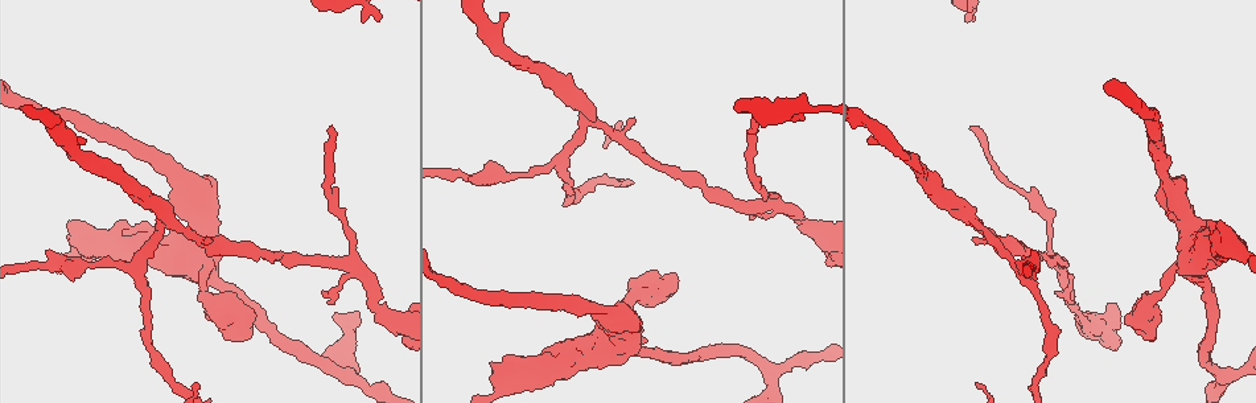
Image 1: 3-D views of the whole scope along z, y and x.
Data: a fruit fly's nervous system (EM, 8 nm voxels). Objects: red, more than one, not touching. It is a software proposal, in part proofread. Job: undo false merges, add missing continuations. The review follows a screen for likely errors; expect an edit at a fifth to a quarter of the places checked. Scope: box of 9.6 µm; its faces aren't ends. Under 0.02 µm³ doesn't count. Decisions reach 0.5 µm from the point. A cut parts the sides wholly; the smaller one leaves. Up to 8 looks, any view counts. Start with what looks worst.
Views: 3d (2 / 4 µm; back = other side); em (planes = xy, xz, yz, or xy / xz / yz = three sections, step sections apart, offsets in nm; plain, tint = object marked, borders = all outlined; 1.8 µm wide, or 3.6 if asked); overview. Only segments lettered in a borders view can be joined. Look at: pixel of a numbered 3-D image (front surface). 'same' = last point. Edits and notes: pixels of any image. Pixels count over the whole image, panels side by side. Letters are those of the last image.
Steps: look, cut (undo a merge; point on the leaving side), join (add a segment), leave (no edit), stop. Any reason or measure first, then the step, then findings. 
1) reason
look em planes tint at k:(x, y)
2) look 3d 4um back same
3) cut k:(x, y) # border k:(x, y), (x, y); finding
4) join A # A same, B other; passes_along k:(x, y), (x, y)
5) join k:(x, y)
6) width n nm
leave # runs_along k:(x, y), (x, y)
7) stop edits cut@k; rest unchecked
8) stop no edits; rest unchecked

free end
look em planes borders at 1:(868, 138)

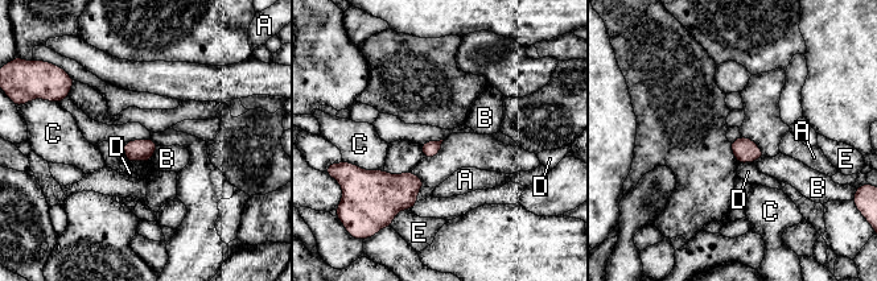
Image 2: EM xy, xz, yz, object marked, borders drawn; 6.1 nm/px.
leave # A other, B other, C other, D other, E other; border 2:(159, 145), (149, 161); none of them fits

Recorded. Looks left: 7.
sharp bend
look 3d 4um at 1:(1210, 255)

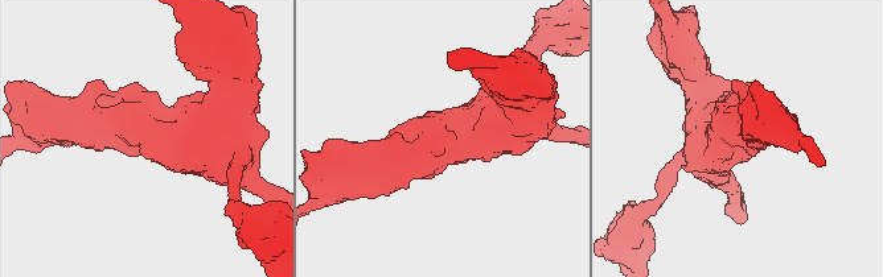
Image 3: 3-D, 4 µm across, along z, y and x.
shape alone is not enough
look em 3.6um xy step 16 tint at 3:(737, 131)

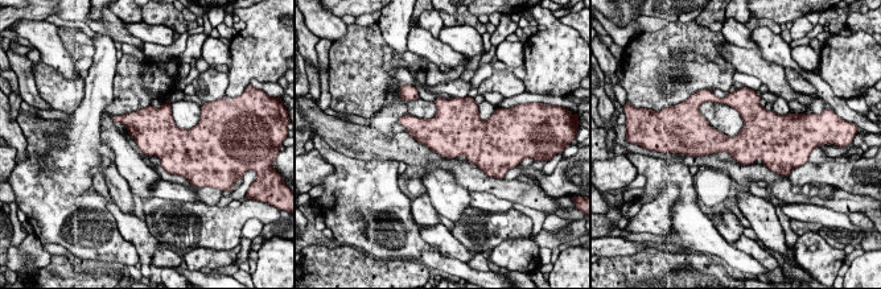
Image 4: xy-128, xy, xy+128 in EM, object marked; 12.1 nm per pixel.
cut it another way
look em 3.6um planes borders same

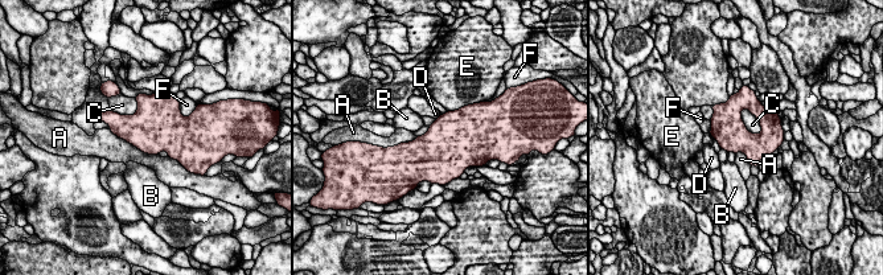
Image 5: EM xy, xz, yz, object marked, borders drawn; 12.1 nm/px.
leave # A other, B other, C other, D other, E other, F other; continuous, no second neuron

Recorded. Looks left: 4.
three arms meet
look 3d 2um at 1:(1223, 376)

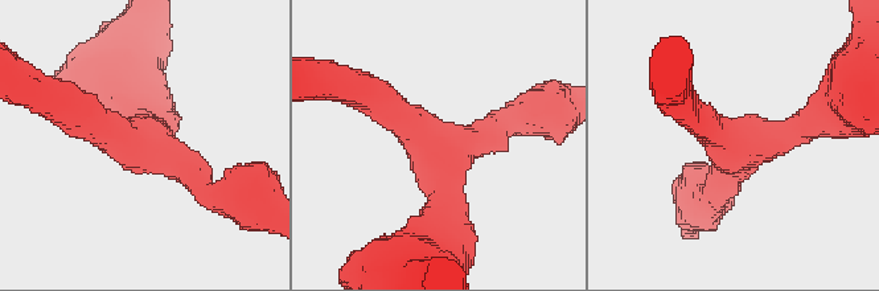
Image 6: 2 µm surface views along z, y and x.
look em xy step 8 tint at 6:(135, 140)

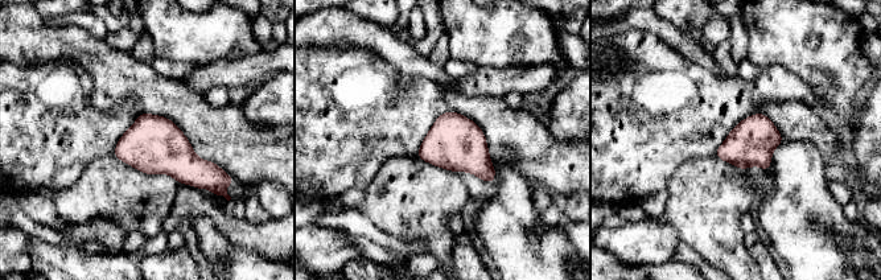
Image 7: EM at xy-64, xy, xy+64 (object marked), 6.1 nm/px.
another direction
look em planes borders same

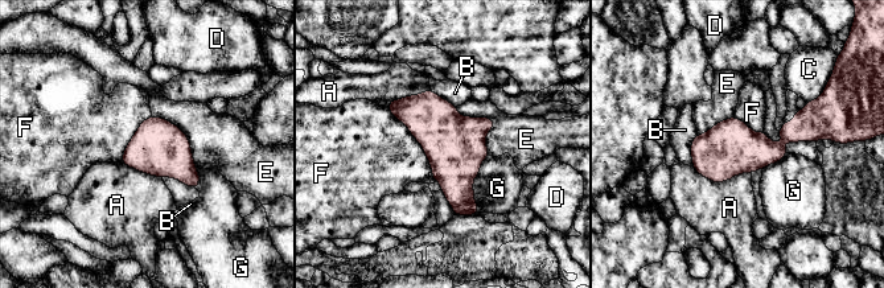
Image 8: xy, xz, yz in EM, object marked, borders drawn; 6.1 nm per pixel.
width 340 nm; longest_contact F 500 nm
leave # A other, B other, C other, D other, E other, F other, G other; all the same neuron

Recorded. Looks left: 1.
stop no edits; rest unchecked

